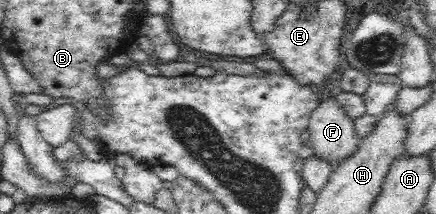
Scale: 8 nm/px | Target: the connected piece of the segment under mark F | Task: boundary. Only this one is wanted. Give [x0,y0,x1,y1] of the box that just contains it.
[307,97,361,168]

